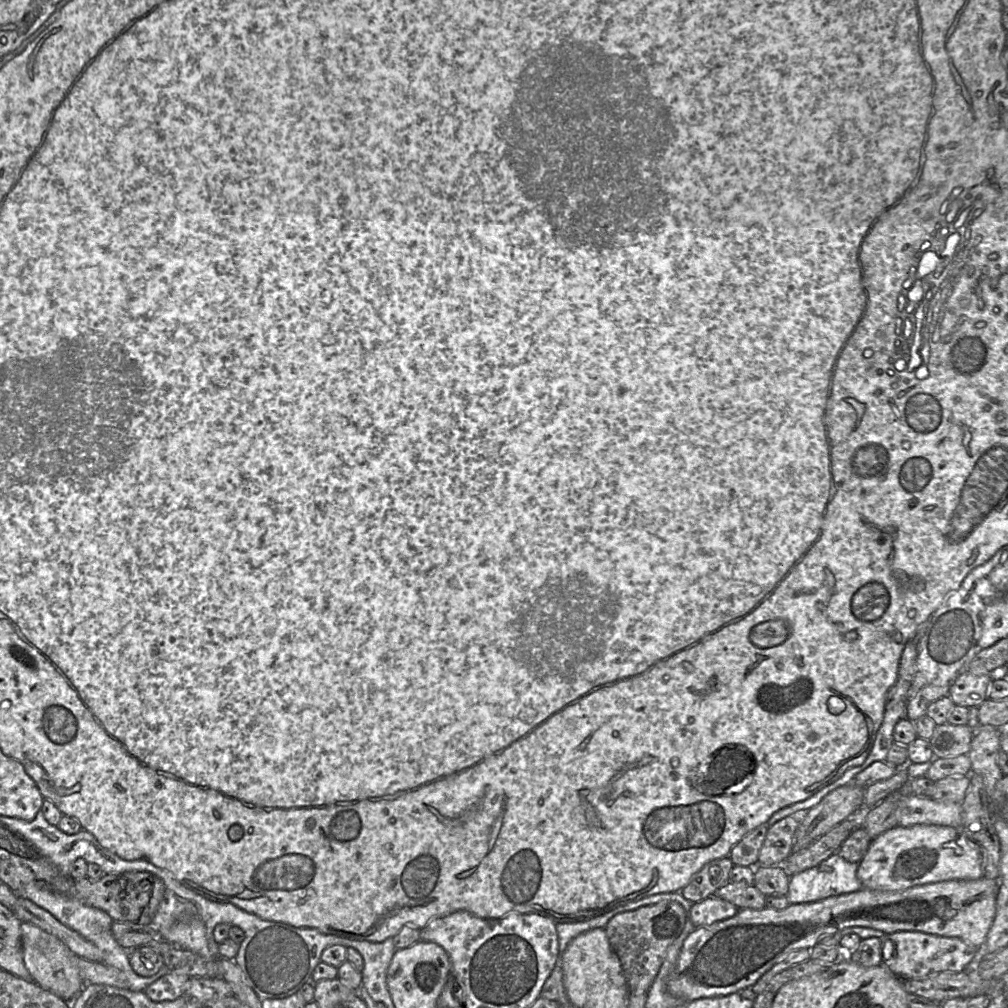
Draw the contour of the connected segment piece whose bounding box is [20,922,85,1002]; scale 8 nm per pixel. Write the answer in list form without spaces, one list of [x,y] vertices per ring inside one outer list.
[[[22,922],[20,930],[24,965],[32,980],[43,990],[66,1002],[72,1002],[85,985],[78,969],[79,957],[58,938],[31,923]]]

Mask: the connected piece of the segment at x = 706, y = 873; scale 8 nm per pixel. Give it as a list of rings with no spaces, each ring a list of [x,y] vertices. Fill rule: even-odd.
[[[727,857],[706,863],[680,891],[682,896],[695,903],[704,900],[729,882],[729,873],[734,864]]]

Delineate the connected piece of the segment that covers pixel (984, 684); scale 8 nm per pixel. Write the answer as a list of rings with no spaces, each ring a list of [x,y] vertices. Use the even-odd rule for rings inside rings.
[[[964,670],[950,684],[948,696],[955,705],[978,707],[987,699],[989,684],[994,677],[991,674],[976,674]]]

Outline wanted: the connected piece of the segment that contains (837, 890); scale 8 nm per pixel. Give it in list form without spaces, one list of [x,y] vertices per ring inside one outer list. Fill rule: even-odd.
[[[835,852],[817,866],[790,876],[788,901],[790,904],[808,903],[857,891],[863,888],[856,875],[857,868],[858,863],[848,862]]]

